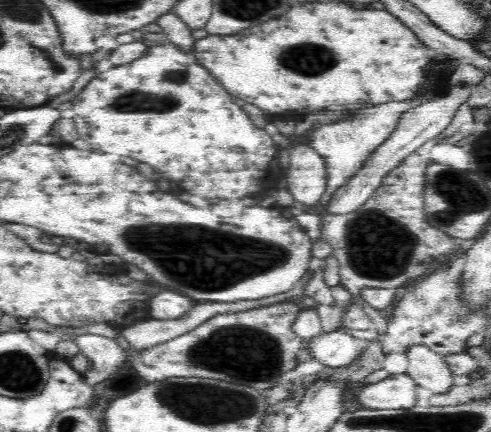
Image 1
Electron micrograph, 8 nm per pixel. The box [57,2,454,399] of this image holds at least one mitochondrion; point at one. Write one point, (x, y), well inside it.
(215, 258)

